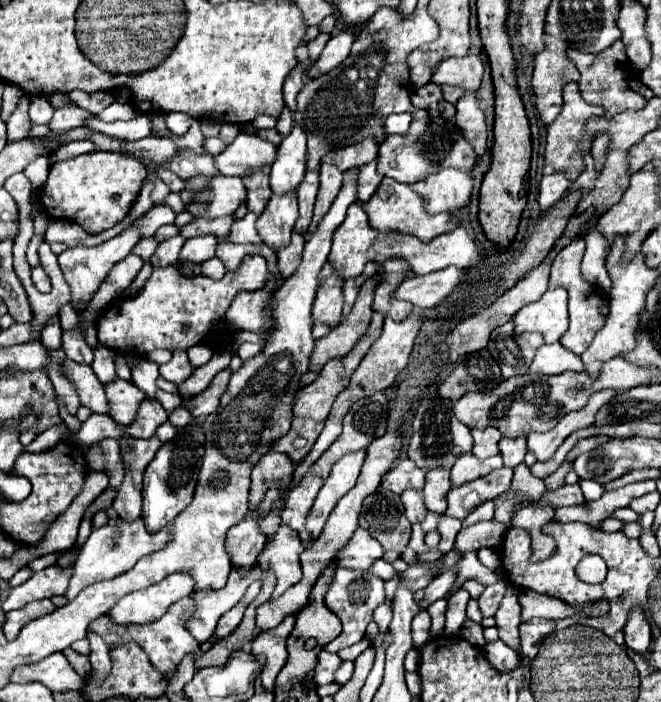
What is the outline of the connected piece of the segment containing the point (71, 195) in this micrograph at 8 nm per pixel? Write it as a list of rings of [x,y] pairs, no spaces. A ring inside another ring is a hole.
[[[92,151],[54,163],[38,197],[46,217],[72,219],[82,225],[86,233],[96,235],[110,229],[130,213],[132,201],[138,197],[146,175],[148,169],[132,157],[112,151]]]

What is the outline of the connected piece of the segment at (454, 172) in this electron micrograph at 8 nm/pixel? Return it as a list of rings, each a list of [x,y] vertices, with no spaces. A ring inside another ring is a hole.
[[[442,169],[412,185],[412,189],[426,201],[428,213],[450,211],[456,213],[468,205],[472,195],[472,175],[460,169]]]

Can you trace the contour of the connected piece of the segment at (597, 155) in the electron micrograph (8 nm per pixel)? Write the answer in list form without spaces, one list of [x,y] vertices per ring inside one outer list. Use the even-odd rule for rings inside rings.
[[[598,133],[592,145],[592,157],[594,157],[594,165],[596,171],[602,169],[604,161],[606,161],[606,153],[608,153],[608,143],[610,143],[610,135],[608,133]]]

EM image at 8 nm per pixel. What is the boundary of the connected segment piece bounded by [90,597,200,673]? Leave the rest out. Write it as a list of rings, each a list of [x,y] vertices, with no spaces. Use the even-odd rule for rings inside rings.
[[[184,597],[180,599],[178,603],[174,603],[172,607],[168,607],[168,611],[164,613],[162,619],[150,623],[150,625],[126,625],[126,629],[122,629],[122,625],[110,625],[110,617],[100,617],[96,621],[90,623],[90,629],[98,629],[98,633],[102,633],[104,641],[108,645],[114,645],[114,643],[122,643],[122,641],[136,641],[140,643],[140,647],[148,653],[152,665],[160,671],[160,673],[168,673],[170,669],[174,669],[180,659],[186,655],[186,653],[194,653],[194,657],[200,655],[200,645],[198,641],[190,635],[186,623],[188,619],[194,615],[194,601],[190,597]]]

